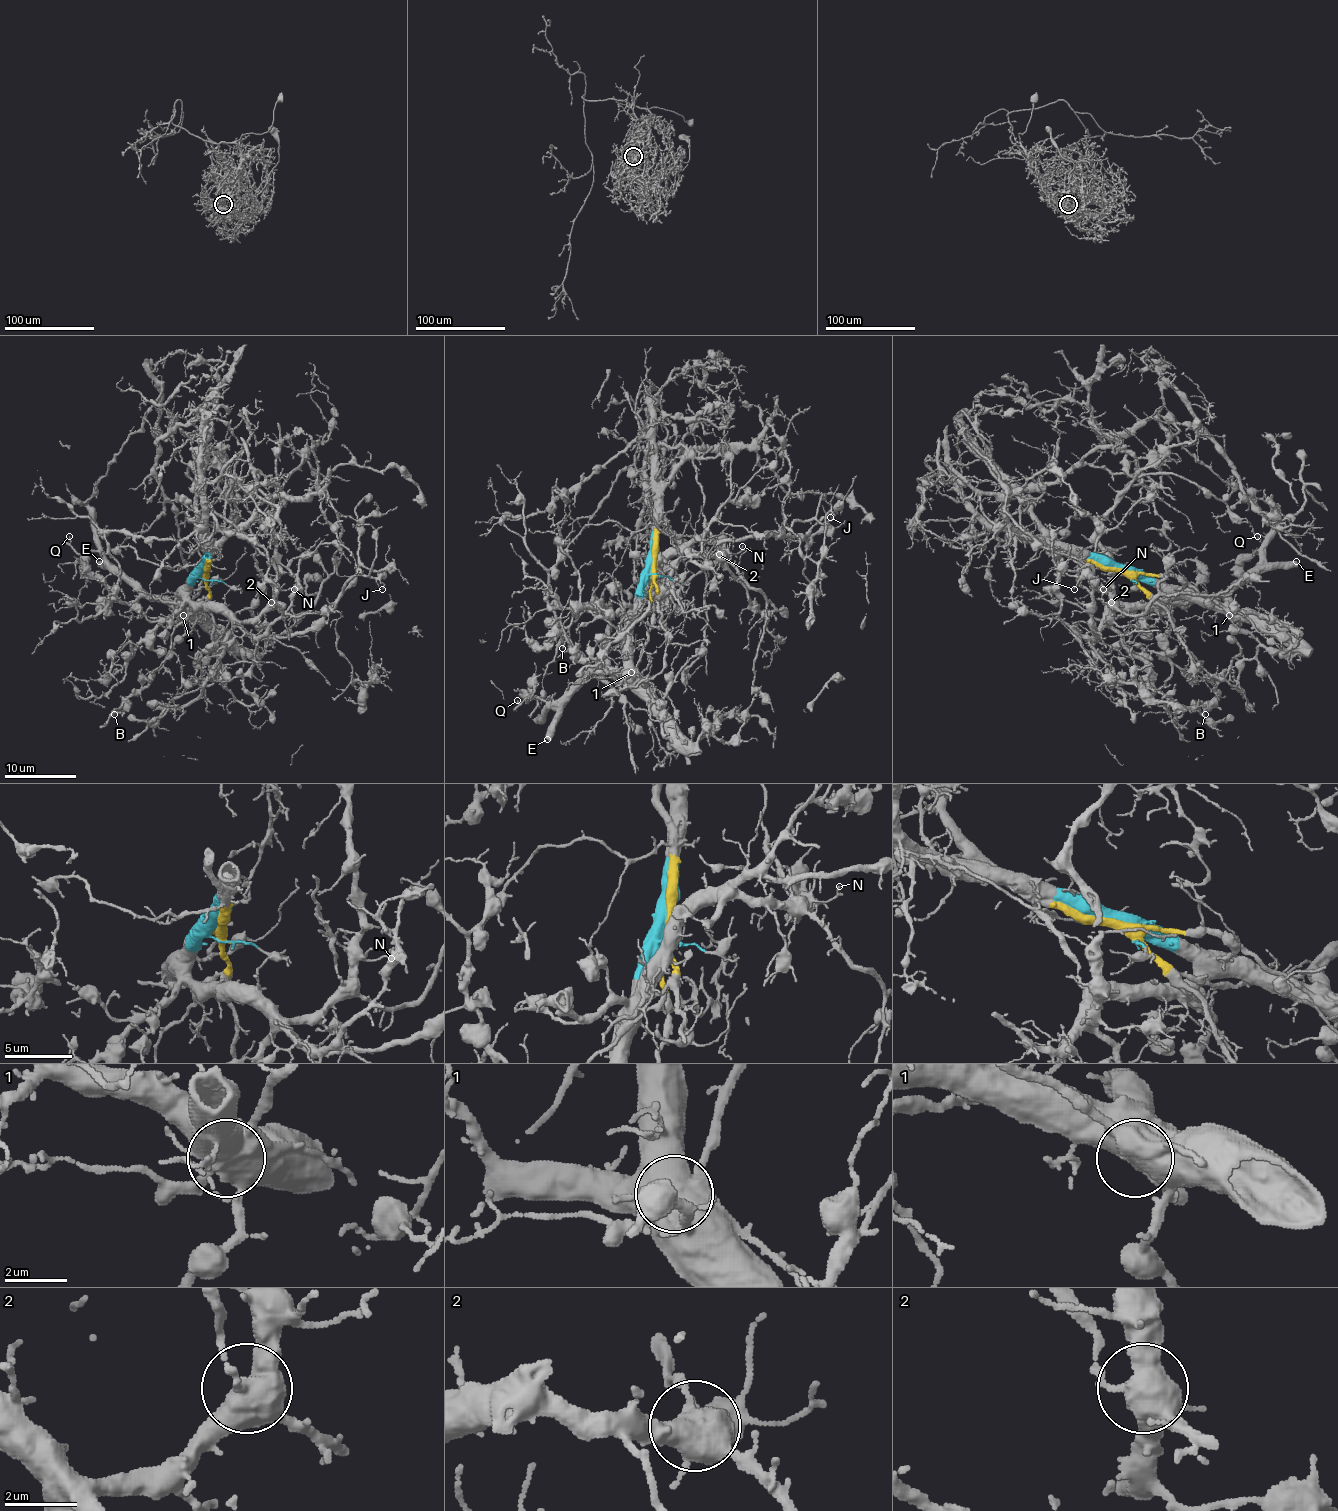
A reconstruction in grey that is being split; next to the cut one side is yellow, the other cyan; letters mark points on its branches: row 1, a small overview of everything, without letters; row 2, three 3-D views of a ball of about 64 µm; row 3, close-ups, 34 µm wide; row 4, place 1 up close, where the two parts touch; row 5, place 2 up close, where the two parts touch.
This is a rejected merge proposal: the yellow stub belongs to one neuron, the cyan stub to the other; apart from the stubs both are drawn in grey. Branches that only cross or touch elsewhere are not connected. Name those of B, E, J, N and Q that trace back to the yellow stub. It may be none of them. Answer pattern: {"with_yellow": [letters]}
{"with_yellow": []}

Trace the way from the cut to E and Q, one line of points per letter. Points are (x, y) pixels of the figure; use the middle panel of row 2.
E: (652, 565), (623, 666), (597, 668), (570, 695), (547, 739)
Q: (652, 565), (629, 639), (629, 657), (622, 668), (597, 668), (559, 700), (527, 696), (518, 705), (517, 700)

